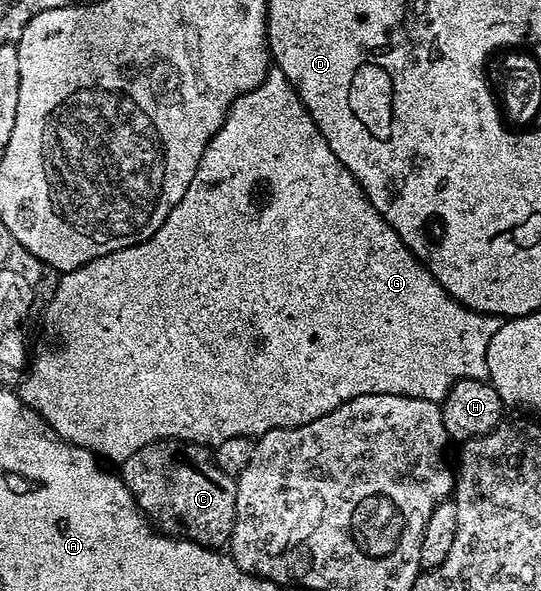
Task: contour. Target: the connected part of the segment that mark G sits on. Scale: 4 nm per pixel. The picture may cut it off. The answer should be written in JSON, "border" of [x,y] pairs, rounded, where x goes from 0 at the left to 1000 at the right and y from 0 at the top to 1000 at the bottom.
{"border":[[[506,113],[495,115],[494,130],[484,144],[427,173],[427,186],[420,191],[416,208],[405,217],[401,228],[394,228],[379,262],[372,262],[372,276],[364,276],[364,289],[357,296],[357,310],[349,310],[349,323],[342,323],[335,343],[327,343],[327,350],[320,350],[320,357],[312,357],[312,371],[305,371],[299,384],[272,408],[253,411],[246,418],[231,418],[224,425],[209,425],[201,431],[172,438],[135,459],[115,464],[100,477],[91,514],[94,518],[87,523],[87,543],[94,548],[96,560],[109,569],[109,584],[91,585],[67,611],[63,606],[55,613],[46,636],[33,646],[33,650],[37,648],[37,651],[31,651],[33,668],[46,685],[72,697],[76,709],[83,709],[83,716],[91,716],[91,723],[98,723],[98,729],[113,745],[152,760],[161,760],[198,783],[207,783],[205,780],[226,783],[231,777],[238,777],[238,770],[261,763],[261,756],[296,743],[303,746],[344,746],[355,753],[373,753],[377,756],[396,756],[416,750],[416,743],[438,743],[440,739],[477,743],[506,726],[532,726],[564,716],[579,716],[579,709],[593,709],[593,702],[608,702],[608,695],[616,695],[623,689],[636,685],[645,675],[660,675],[667,668],[717,665],[719,668],[741,668],[743,672],[762,672],[763,675],[793,675],[795,679],[815,682],[824,675],[826,663],[848,643],[900,645],[904,574],[911,574],[911,567],[919,567],[926,548],[924,538],[911,536],[906,530],[884,530],[880,523],[869,523],[848,514],[847,509],[828,499],[823,486],[815,486],[815,479],[808,479],[808,472],[800,472],[797,460],[762,431],[756,418],[749,418],[749,411],[738,403],[734,391],[726,391],[726,384],[719,384],[719,377],[712,377],[708,365],[693,355],[689,343],[682,343],[675,323],[660,310],[654,296],[636,283],[630,269],[623,269],[623,262],[616,262],[616,255],[608,255],[608,242],[601,242],[586,208],[579,208],[571,188],[560,179],[556,168],[549,161],[549,154],[538,146],[534,134],[527,134],[527,127],[519,118]]]}

